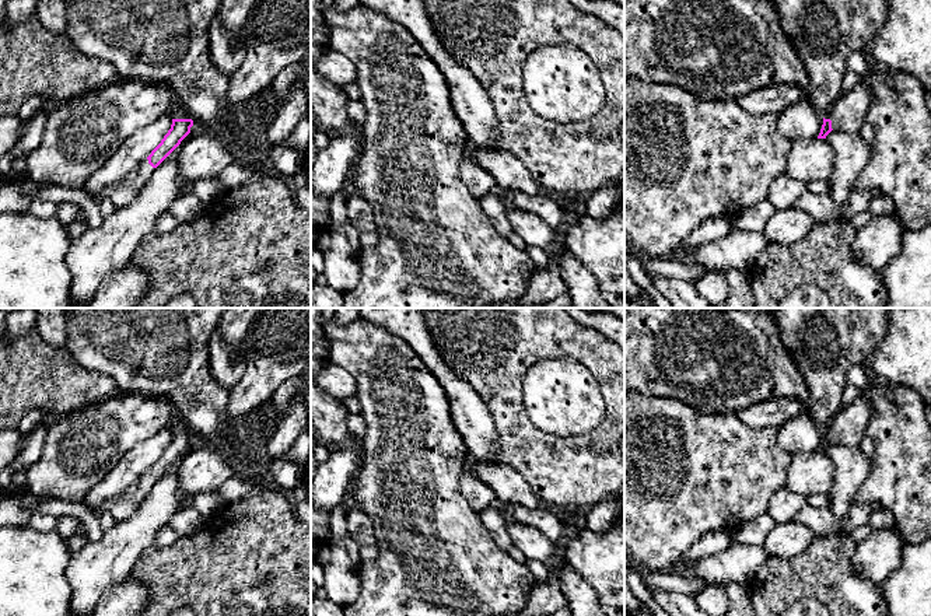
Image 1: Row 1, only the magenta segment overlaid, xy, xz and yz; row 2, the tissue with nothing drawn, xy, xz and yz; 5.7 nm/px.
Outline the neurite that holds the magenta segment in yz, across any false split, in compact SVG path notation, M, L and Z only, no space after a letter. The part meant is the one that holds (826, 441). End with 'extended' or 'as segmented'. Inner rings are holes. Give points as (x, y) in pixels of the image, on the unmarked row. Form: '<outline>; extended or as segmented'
M862 396L847 406L841 406L830 424L823 430L818 452L826 452L832 444L858 445L872 413L874 409Z; extended

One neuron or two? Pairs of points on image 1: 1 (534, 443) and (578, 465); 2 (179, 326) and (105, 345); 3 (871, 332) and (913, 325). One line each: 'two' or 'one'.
1: one
2: one
3: two

